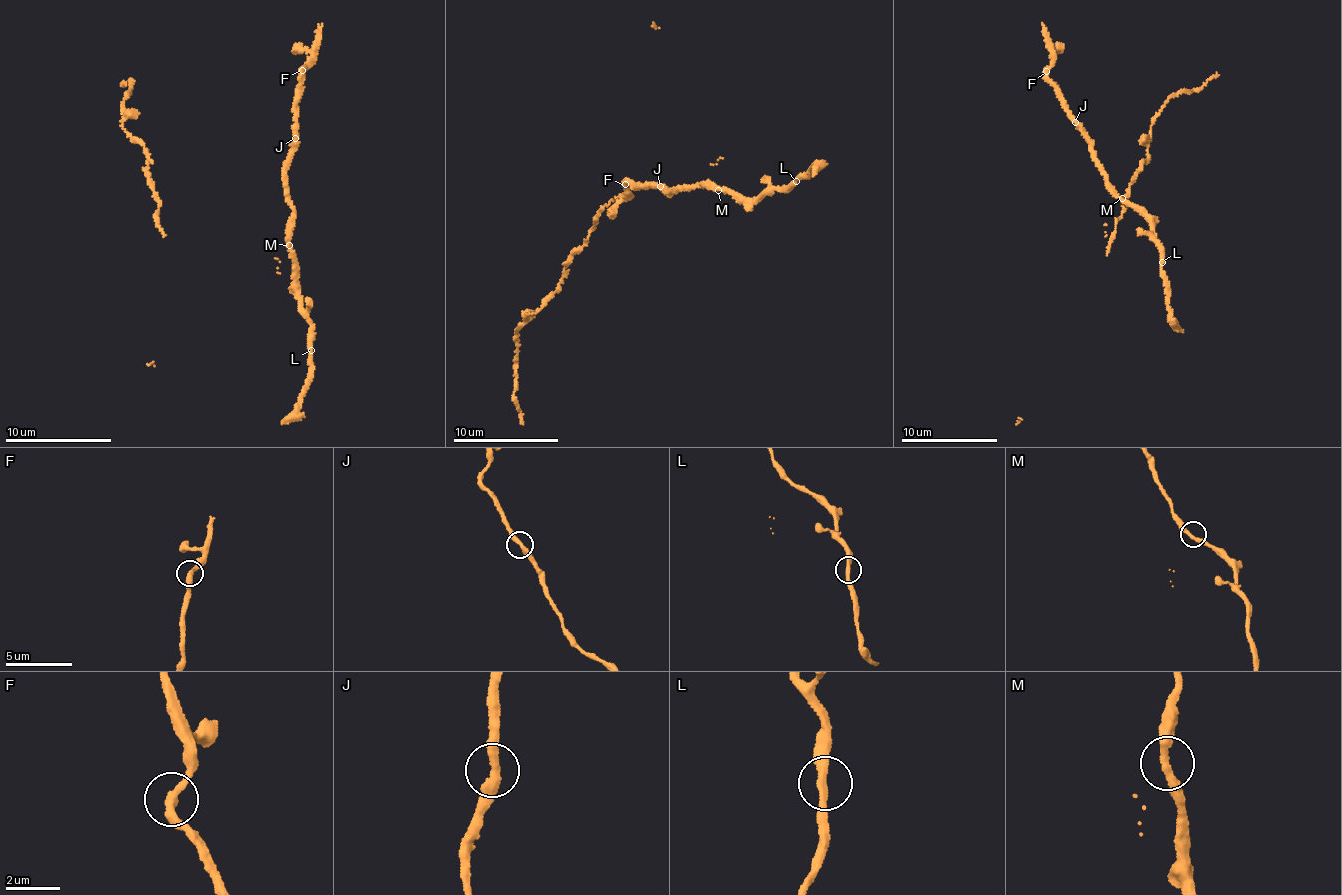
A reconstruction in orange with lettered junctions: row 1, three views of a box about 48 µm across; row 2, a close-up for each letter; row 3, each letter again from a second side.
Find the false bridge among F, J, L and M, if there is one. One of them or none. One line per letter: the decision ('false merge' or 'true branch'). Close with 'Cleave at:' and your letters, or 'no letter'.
F: true branch
J: false merge
L: true branch
M: true branch
Cleave at: J

